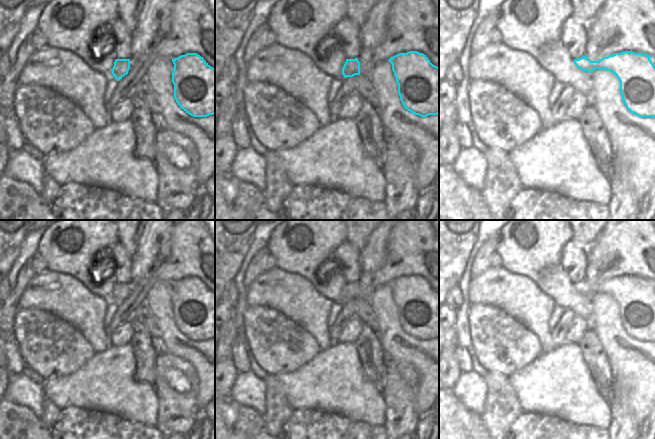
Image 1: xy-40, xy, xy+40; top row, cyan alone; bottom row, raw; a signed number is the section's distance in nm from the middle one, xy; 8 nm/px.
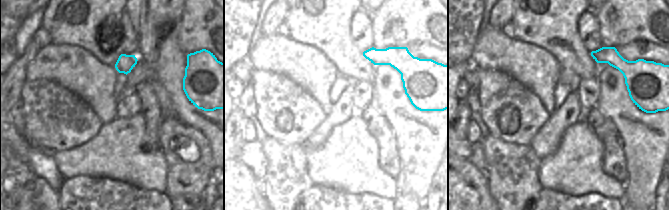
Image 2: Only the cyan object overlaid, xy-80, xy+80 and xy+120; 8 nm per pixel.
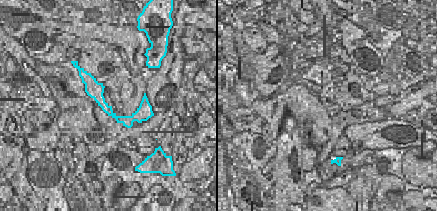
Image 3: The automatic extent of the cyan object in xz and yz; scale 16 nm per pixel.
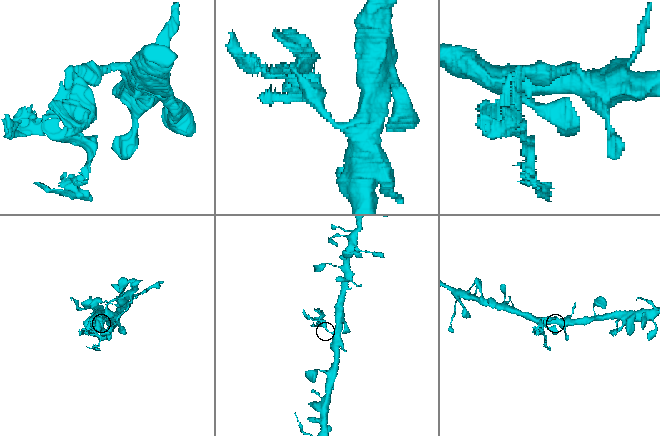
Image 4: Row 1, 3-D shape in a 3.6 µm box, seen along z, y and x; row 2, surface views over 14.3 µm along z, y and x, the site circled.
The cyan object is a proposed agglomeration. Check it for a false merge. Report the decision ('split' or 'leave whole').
split

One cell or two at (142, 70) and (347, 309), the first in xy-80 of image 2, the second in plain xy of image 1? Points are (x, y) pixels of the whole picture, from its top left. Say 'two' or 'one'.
one

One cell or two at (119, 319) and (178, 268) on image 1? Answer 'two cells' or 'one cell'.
one cell

